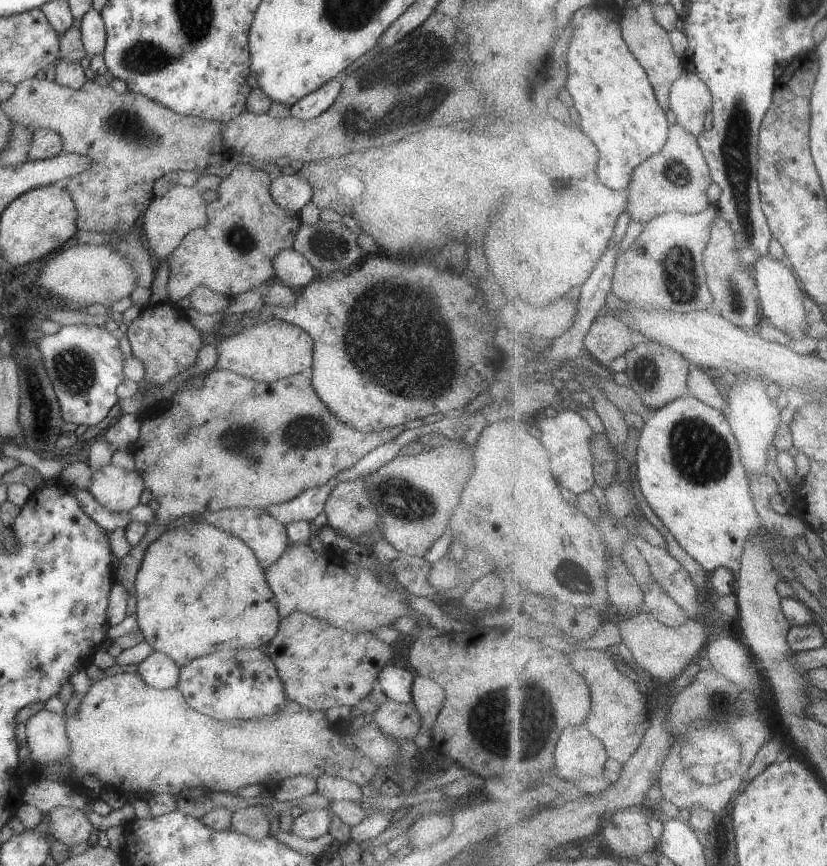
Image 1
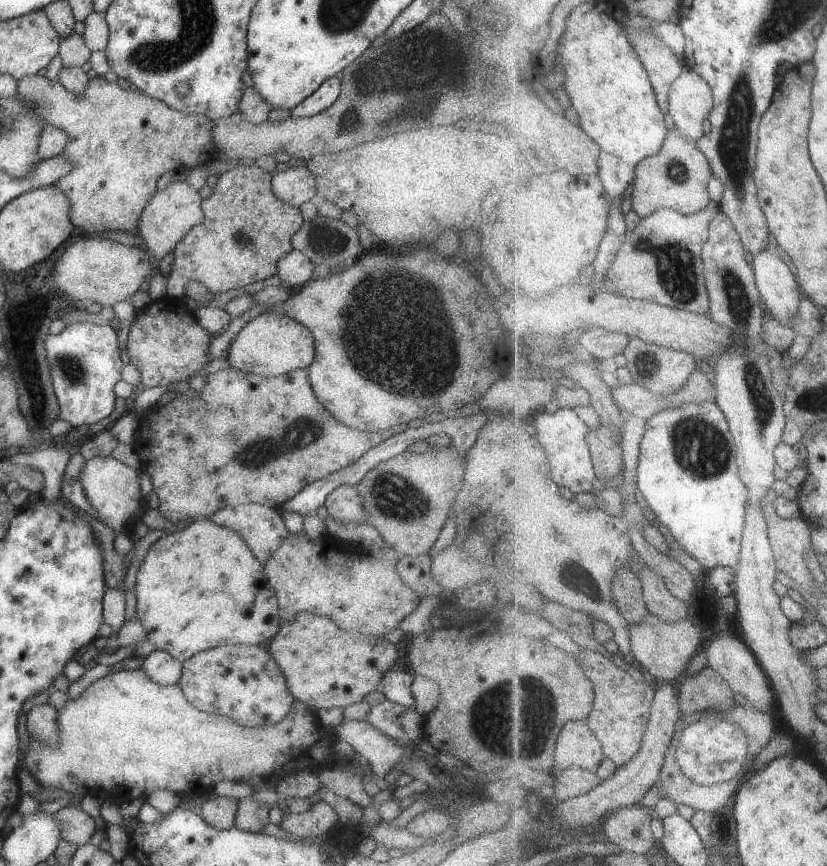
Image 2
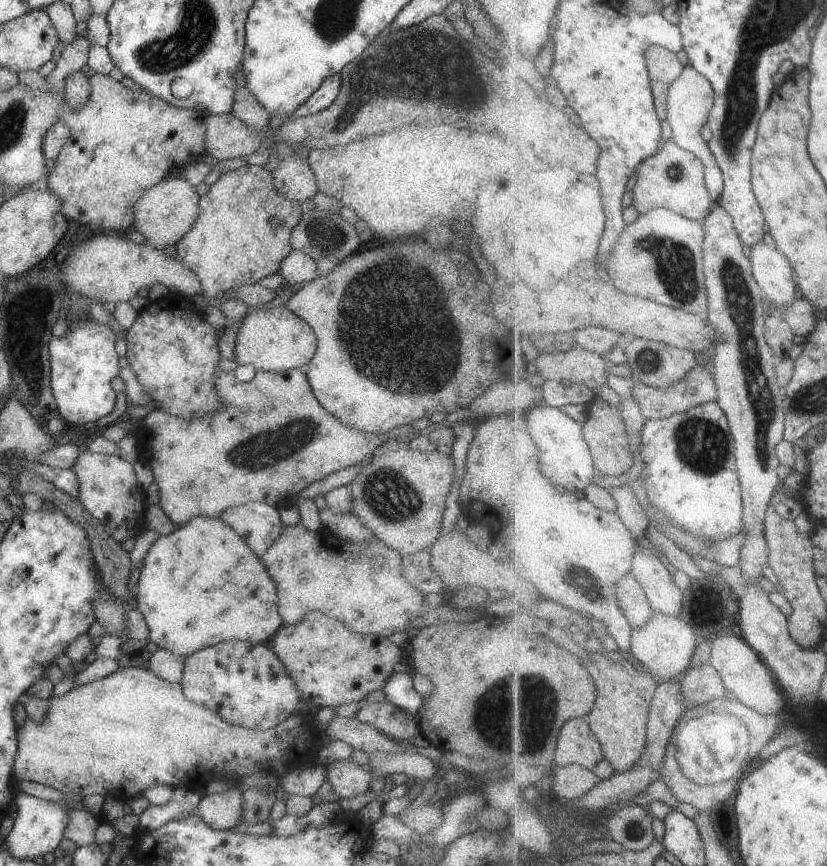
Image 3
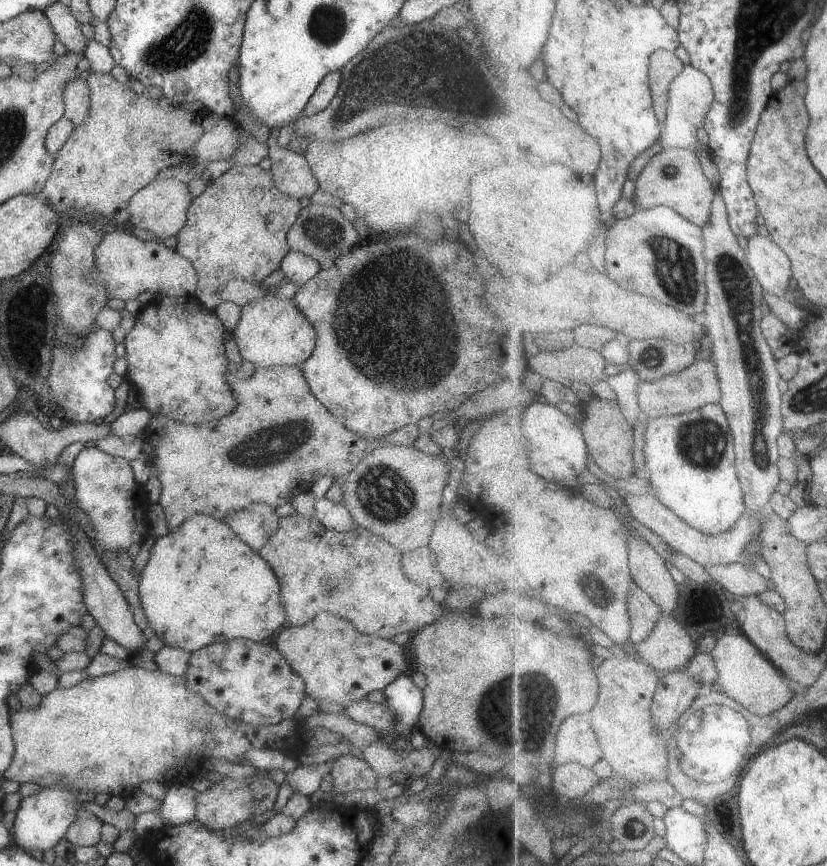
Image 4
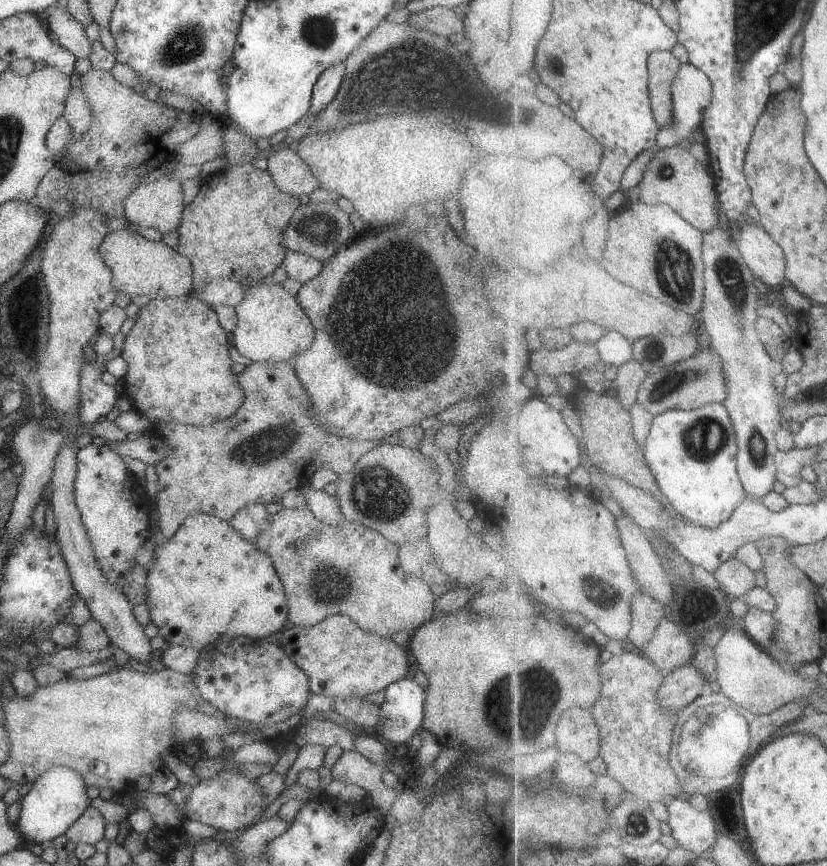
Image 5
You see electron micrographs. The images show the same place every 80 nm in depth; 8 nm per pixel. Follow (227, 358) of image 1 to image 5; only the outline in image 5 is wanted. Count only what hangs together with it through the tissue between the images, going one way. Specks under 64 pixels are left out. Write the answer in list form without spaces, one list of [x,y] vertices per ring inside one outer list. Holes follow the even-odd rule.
[[[268,278],[259,279],[255,285],[245,285],[243,297],[234,307],[234,312],[233,347],[253,363],[291,361],[291,356],[303,352],[313,341],[313,326],[295,301],[295,296],[283,290],[281,283],[272,284]]]

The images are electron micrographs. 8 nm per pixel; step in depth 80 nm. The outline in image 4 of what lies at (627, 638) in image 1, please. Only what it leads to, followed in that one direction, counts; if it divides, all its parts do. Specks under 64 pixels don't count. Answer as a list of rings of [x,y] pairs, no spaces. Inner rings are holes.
[[[663,614],[653,628],[651,638],[635,645],[637,657],[643,658],[662,675],[687,670],[696,650],[692,634],[678,622],[676,614]]]

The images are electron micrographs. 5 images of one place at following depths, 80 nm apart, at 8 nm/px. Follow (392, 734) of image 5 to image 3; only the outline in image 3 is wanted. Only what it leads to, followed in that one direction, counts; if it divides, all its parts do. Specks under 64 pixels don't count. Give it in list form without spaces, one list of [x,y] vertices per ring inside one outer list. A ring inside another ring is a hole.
[[[401,668],[393,671],[380,689],[385,700],[397,708],[403,709],[410,715],[419,714],[423,700],[413,688],[412,678]]]

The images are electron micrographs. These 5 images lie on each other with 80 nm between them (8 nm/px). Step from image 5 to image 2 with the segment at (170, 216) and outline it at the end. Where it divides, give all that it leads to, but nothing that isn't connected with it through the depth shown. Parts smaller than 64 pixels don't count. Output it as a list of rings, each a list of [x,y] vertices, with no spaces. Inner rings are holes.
[[[181,177],[163,190],[156,190],[140,212],[136,224],[137,235],[142,238],[142,249],[158,261],[167,253],[171,253],[183,235],[203,220],[204,214],[200,202],[197,191],[183,182]]]

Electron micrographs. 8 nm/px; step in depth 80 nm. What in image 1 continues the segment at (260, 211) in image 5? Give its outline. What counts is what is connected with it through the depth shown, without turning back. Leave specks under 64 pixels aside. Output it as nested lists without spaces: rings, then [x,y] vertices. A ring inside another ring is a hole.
[[[238,163],[235,165],[233,170],[230,172],[228,176],[221,178],[220,184],[216,191],[219,193],[219,198],[212,202],[206,204],[206,217],[207,222],[206,225],[202,229],[193,229],[190,230],[185,236],[183,240],[175,247],[175,250],[171,254],[165,258],[166,263],[168,264],[168,279],[166,282],[166,291],[168,294],[168,299],[175,304],[177,300],[183,297],[188,297],[191,294],[192,290],[197,287],[204,287],[208,289],[210,292],[222,294],[224,297],[232,298],[237,293],[241,291],[246,291],[249,289],[262,289],[263,284],[269,280],[270,278],[275,279],[274,276],[274,268],[272,265],[272,258],[276,256],[276,254],[283,249],[291,249],[292,242],[297,232],[297,229],[300,225],[300,219],[298,218],[298,213],[293,211],[288,211],[287,209],[279,208],[271,198],[270,192],[270,180],[269,176],[265,171],[257,170],[255,167],[252,167],[250,164]]]

